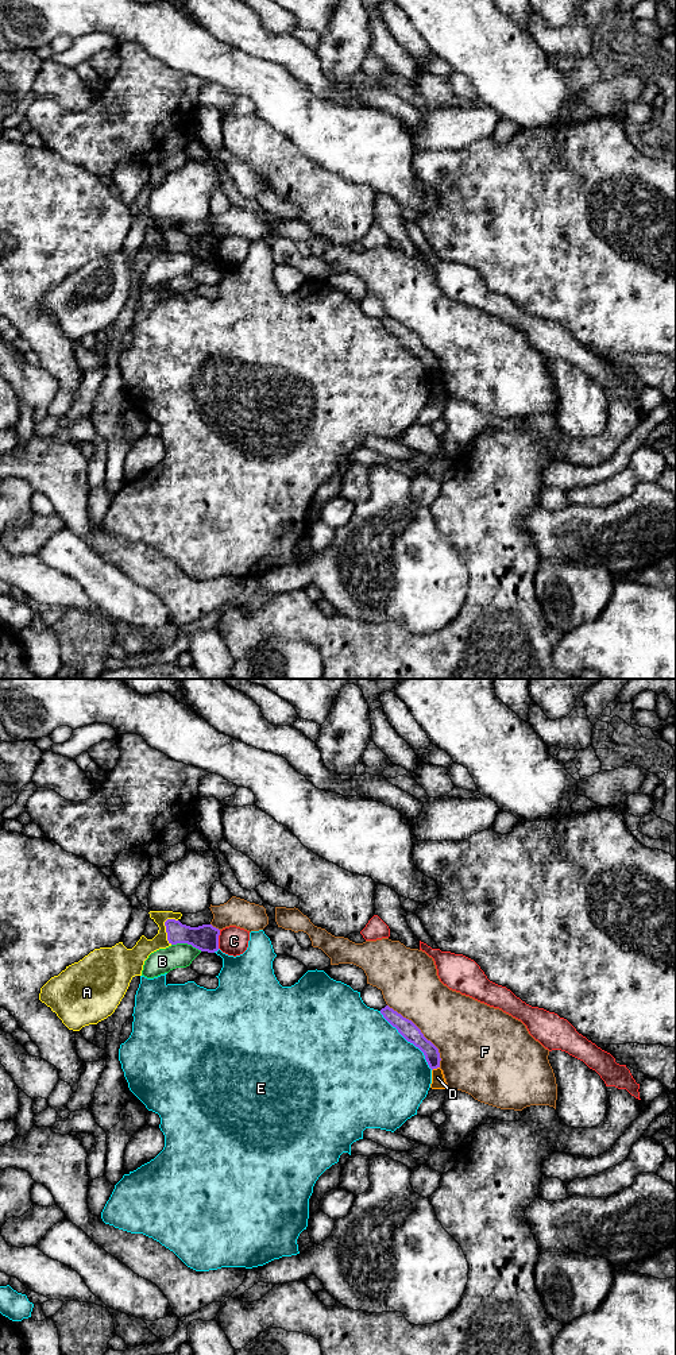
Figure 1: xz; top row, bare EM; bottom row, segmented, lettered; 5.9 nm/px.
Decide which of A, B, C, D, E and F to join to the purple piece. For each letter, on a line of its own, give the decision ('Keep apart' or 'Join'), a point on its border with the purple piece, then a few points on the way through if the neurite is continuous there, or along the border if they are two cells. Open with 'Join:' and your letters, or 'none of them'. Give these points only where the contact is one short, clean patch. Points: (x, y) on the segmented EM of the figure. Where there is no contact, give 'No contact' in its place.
Join: none of them
A: Keep apart. Touches purple at xz (166, 931)
B: Keep apart. Touches purple at xz (186, 942)
C: Keep apart. Touches purple at xz (217, 939)
D: Keep apart. Touches purple at xz (435, 1068). Boundary: xz (439, 1066), (432, 1070)
E: Keep apart. Touches purple at xz (409, 1041)
F: Keep apart. Touches purple at xz (421, 1033)

